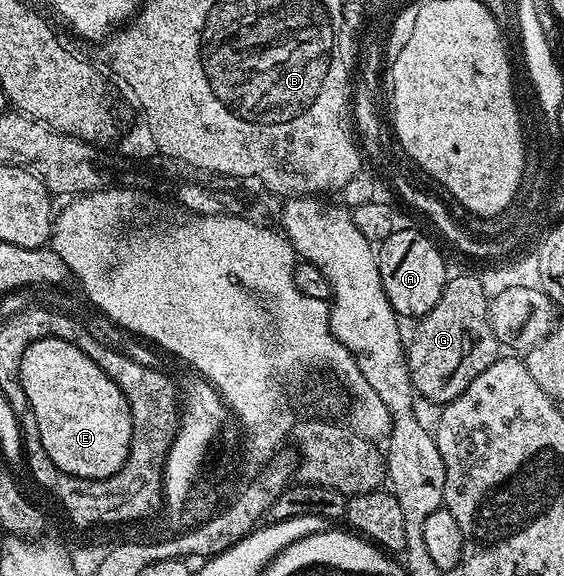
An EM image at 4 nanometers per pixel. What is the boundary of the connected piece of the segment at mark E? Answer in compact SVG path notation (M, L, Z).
M39 339L34 341L26 349L26 353L22 356L20 376L18 384L24 392L23 398L27 400L27 405L33 411L34 417L38 421L38 433L40 434L40 448L43 454L48 455L50 461L57 466L62 473L73 475L74 477L84 479L106 479L118 473L123 467L123 463L128 459L128 450L131 441L131 411L127 399L122 393L122 389L118 385L114 385L114 381L110 381L110 377L98 365L94 365L94 361L90 361L90 357L82 347L74 345L70 341L62 341L61 339Z

